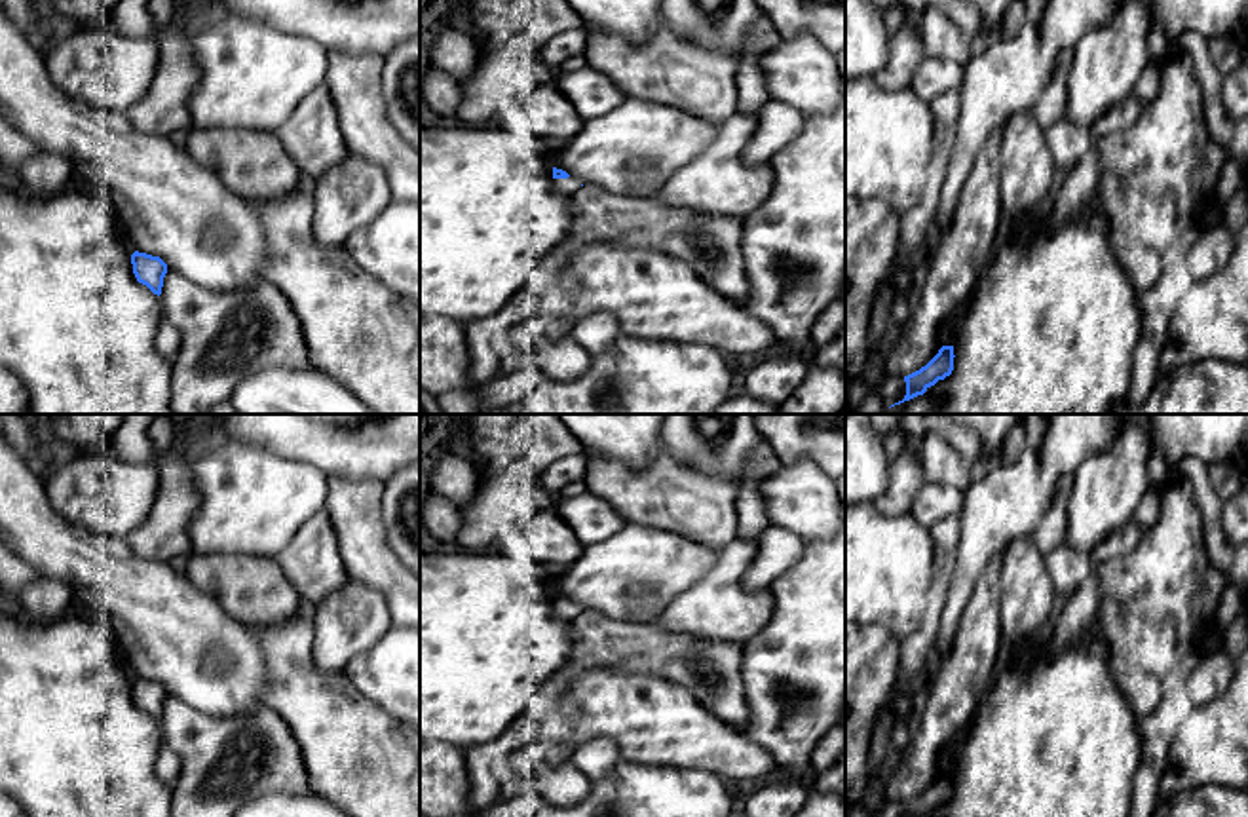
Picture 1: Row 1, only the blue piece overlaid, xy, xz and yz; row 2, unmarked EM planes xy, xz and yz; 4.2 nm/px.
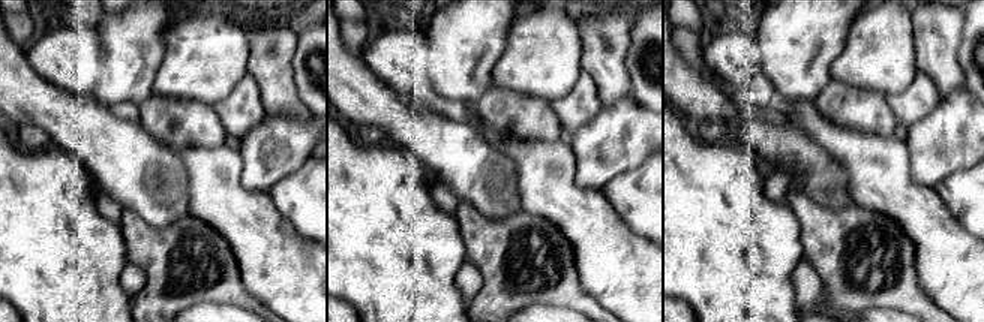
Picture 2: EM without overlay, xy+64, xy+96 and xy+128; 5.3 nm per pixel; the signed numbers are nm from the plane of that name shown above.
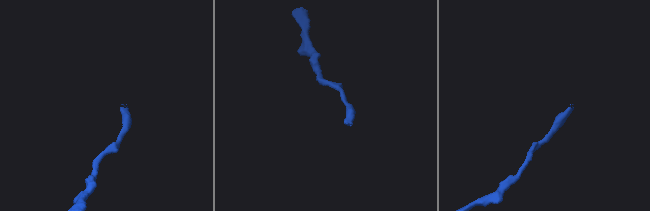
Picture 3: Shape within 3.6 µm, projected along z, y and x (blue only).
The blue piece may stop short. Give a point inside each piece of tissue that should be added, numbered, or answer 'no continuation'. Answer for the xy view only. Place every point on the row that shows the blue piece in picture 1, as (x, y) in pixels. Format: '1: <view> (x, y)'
no continuation

